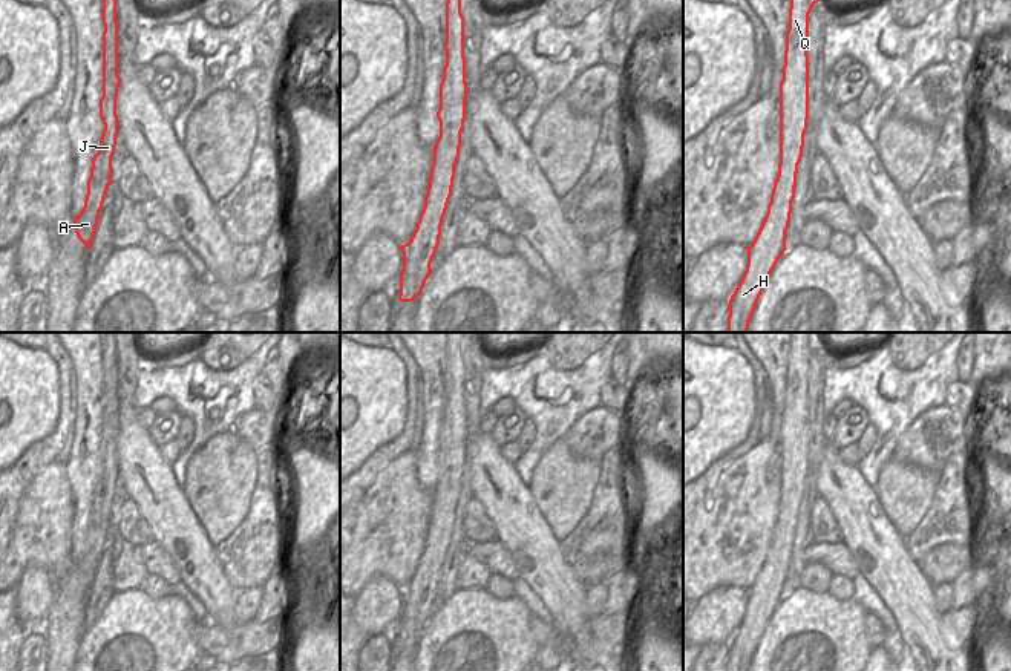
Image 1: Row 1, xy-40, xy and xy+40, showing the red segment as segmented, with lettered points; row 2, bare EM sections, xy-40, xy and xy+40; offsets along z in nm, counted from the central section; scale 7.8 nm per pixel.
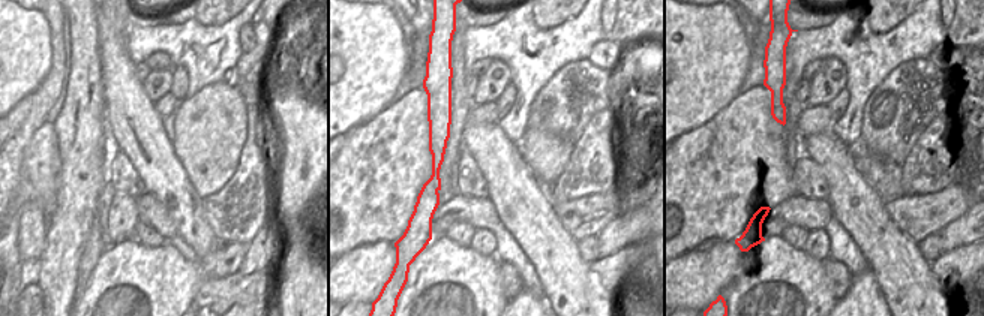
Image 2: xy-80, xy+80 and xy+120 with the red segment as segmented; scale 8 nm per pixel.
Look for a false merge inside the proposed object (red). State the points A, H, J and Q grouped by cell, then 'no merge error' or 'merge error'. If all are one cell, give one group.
A H J Q; no merge error

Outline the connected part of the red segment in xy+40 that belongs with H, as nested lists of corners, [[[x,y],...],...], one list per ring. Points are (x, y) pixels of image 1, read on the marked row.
[[[790,0],[789,8],[789,29],[786,32],[786,51],[783,80],[780,83],[780,164],[778,175],[774,182],[771,202],[764,221],[754,239],[746,247],[748,265],[746,271],[729,299],[729,316],[726,332],[748,332],[749,322],[755,311],[755,305],[775,268],[778,259],[784,254],[786,231],[790,222],[792,201],[795,198],[798,164],[803,156],[804,133],[807,130],[809,119],[809,14],[815,3],[820,0]]]

